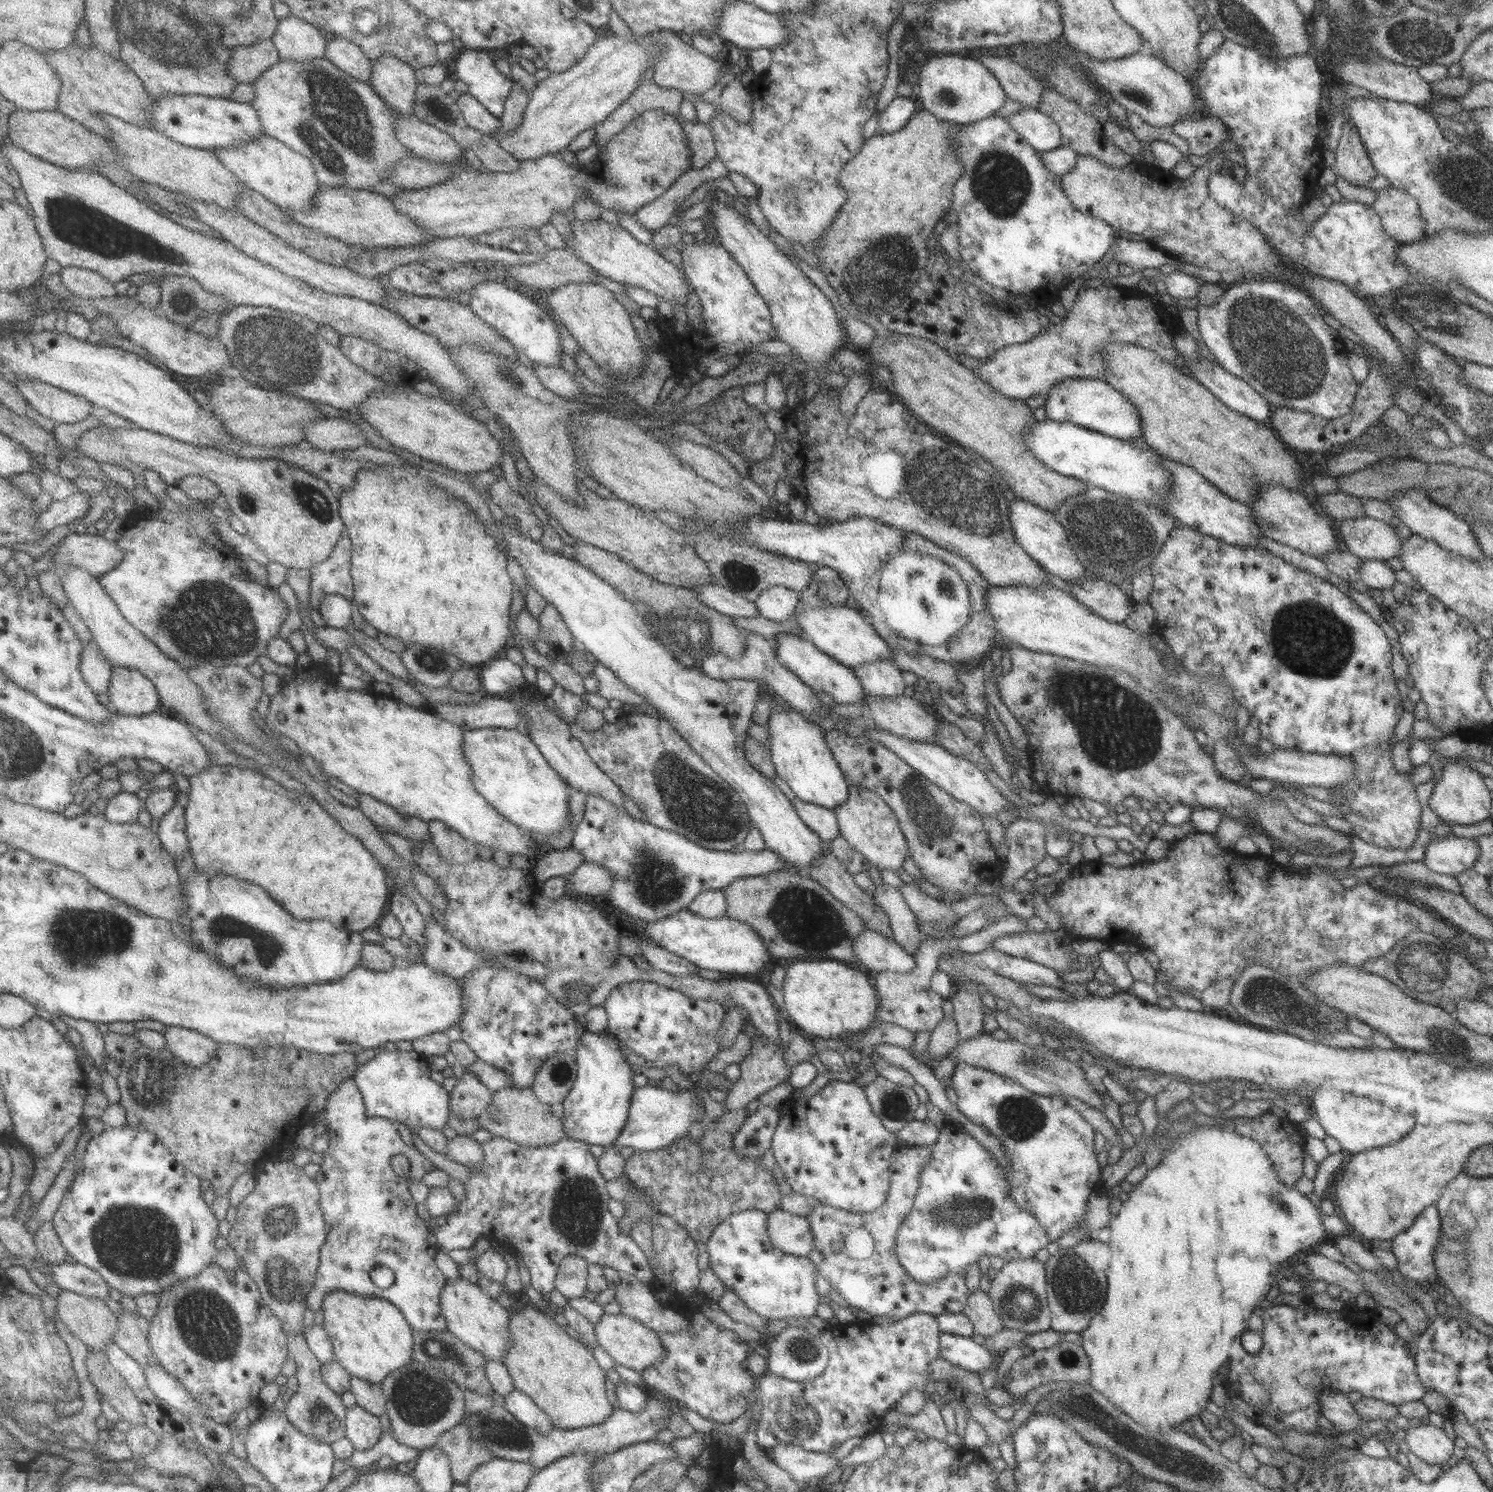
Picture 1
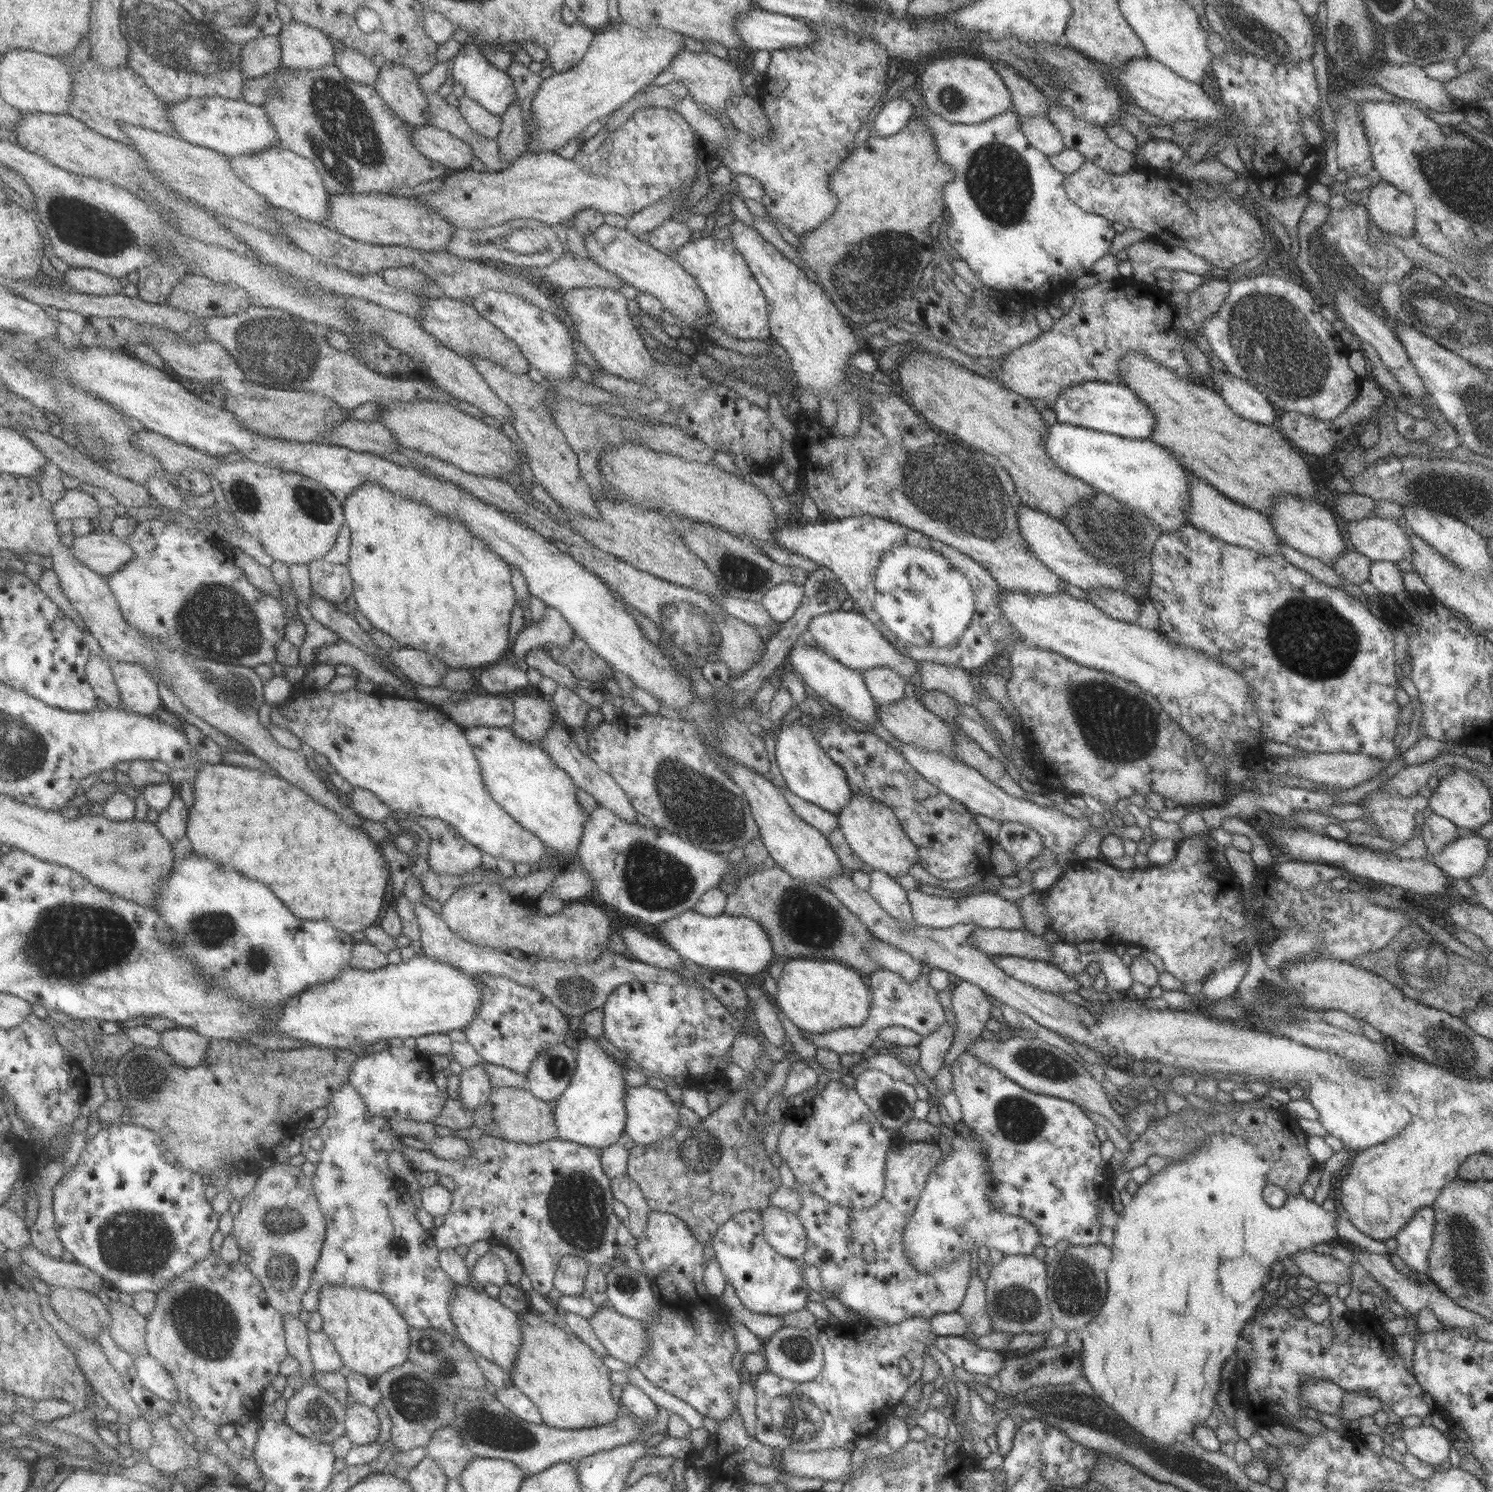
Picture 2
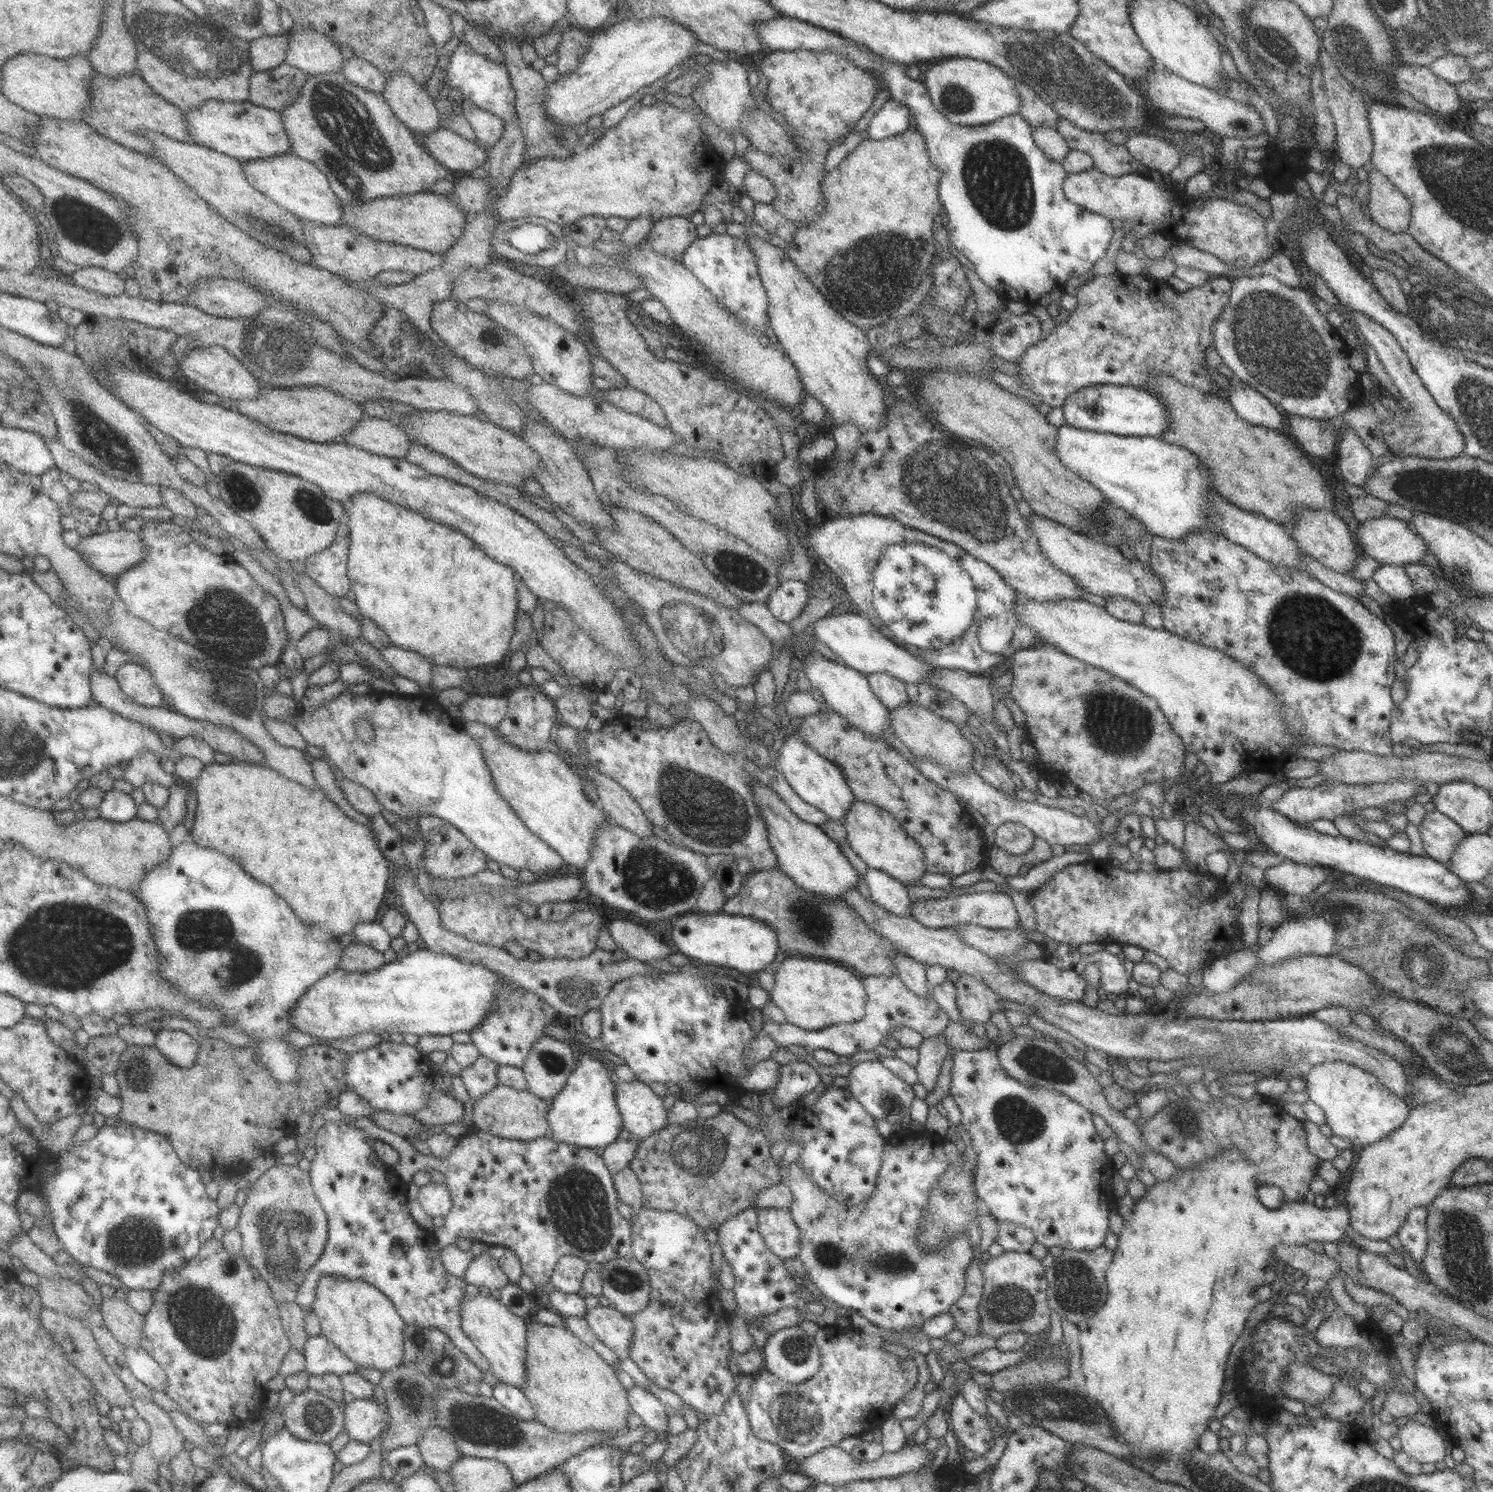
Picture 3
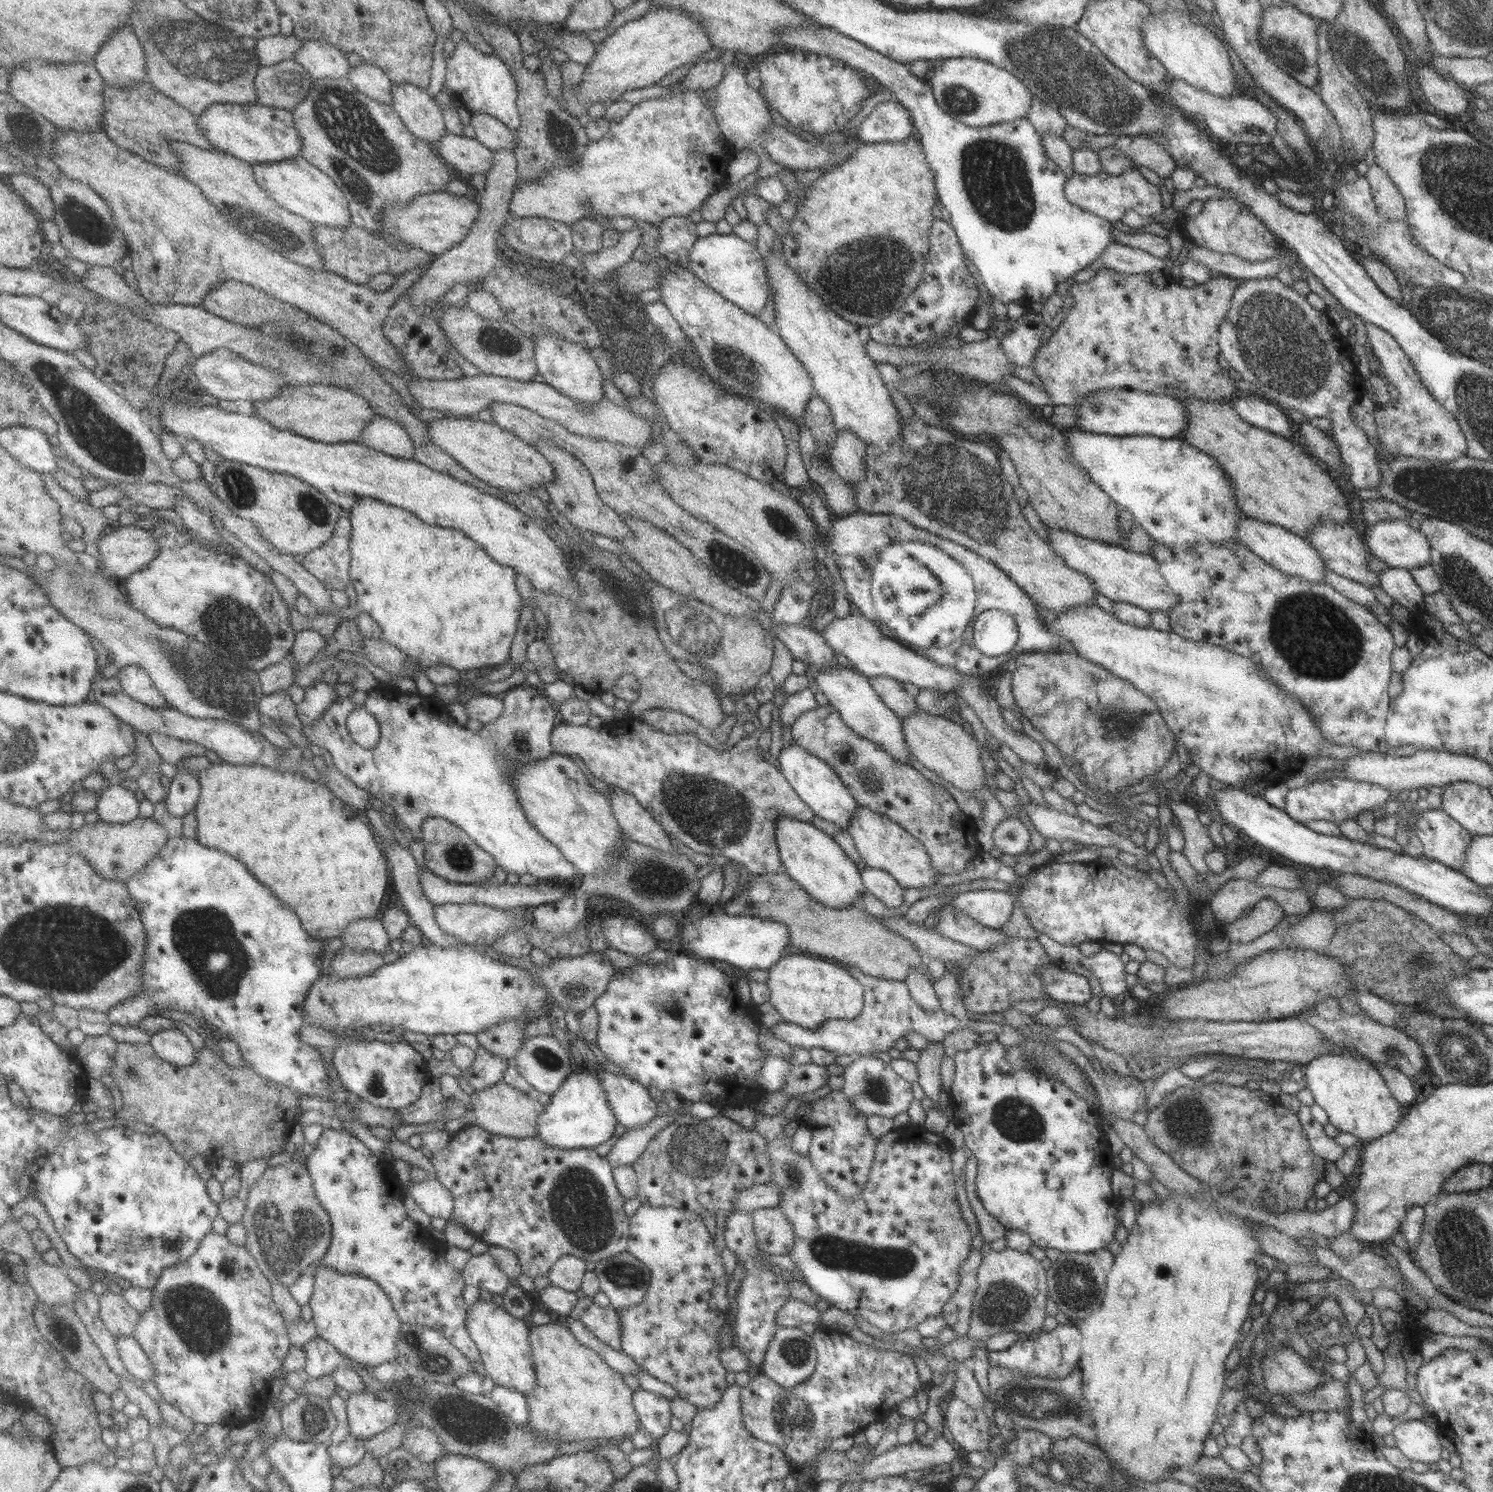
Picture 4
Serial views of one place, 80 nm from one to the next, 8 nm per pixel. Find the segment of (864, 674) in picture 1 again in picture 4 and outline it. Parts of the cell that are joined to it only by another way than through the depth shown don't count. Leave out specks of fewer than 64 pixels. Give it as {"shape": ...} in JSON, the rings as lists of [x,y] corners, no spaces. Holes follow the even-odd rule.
{"shape":[[[876,675],[868,679],[884,704],[900,718],[912,716],[919,709],[916,698],[908,694],[899,680],[886,675]]]}

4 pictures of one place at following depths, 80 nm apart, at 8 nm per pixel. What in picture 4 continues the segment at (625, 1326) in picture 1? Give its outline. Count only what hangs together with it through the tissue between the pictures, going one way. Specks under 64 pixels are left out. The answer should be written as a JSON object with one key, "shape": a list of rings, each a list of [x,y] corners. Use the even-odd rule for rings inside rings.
{"shape":[[[592,1303],[590,1308],[580,1316],[580,1320],[602,1342],[618,1352],[623,1352],[622,1324],[618,1318],[618,1311],[612,1305],[602,1308]]]}

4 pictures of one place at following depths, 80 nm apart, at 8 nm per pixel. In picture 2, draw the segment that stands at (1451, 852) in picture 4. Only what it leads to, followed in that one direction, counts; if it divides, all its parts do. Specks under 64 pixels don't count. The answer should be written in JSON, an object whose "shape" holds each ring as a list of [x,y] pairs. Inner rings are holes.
{"shape":[[[1433,812],[1429,818],[1424,820],[1424,824],[1419,828],[1419,833],[1428,848],[1429,856],[1439,853],[1443,846],[1459,838],[1458,826],[1451,820]]]}

